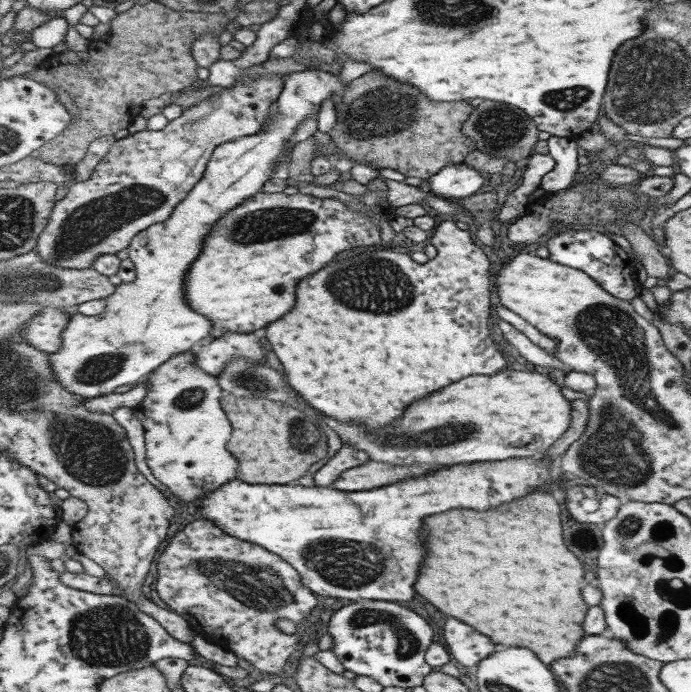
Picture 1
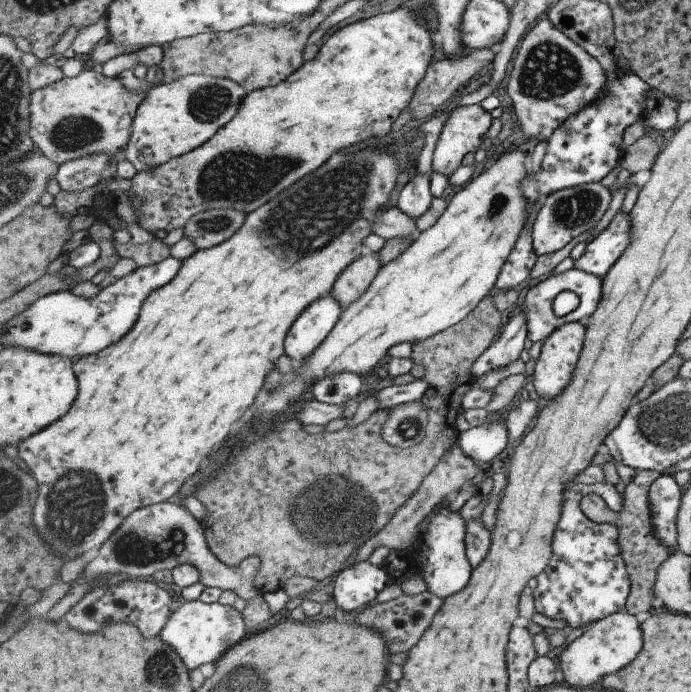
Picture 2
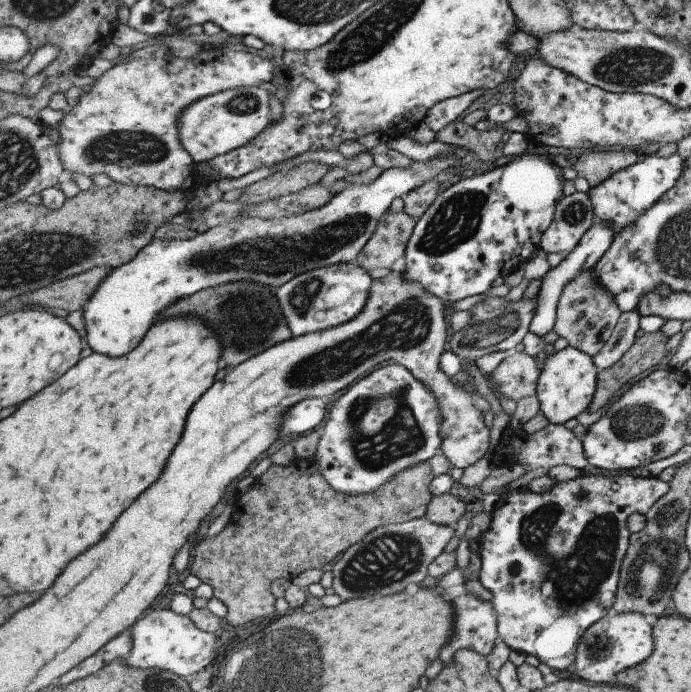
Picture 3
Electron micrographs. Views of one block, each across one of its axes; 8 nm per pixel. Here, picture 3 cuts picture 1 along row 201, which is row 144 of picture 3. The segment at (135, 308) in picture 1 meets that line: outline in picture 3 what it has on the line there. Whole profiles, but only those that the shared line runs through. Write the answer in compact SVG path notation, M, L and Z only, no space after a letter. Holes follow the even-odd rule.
M261 87L234 89L210 95L180 117L180 139L195 163L209 163L245 147L271 125L271 96Z

